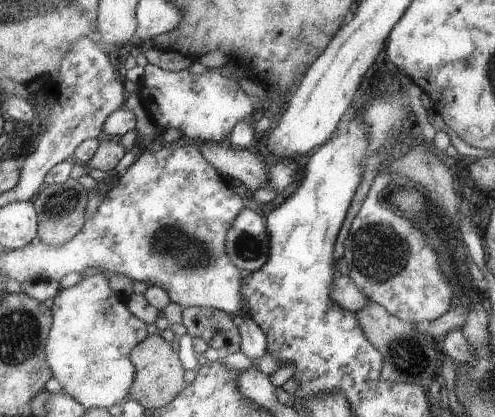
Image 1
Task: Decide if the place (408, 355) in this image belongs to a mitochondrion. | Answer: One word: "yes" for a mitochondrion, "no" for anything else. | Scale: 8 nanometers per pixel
yes

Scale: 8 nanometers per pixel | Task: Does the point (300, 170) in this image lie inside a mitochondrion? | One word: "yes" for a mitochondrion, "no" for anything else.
no

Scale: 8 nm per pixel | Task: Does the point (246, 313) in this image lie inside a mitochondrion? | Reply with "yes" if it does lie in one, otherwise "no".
no

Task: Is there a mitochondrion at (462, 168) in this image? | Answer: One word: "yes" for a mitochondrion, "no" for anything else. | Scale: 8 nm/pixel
no

